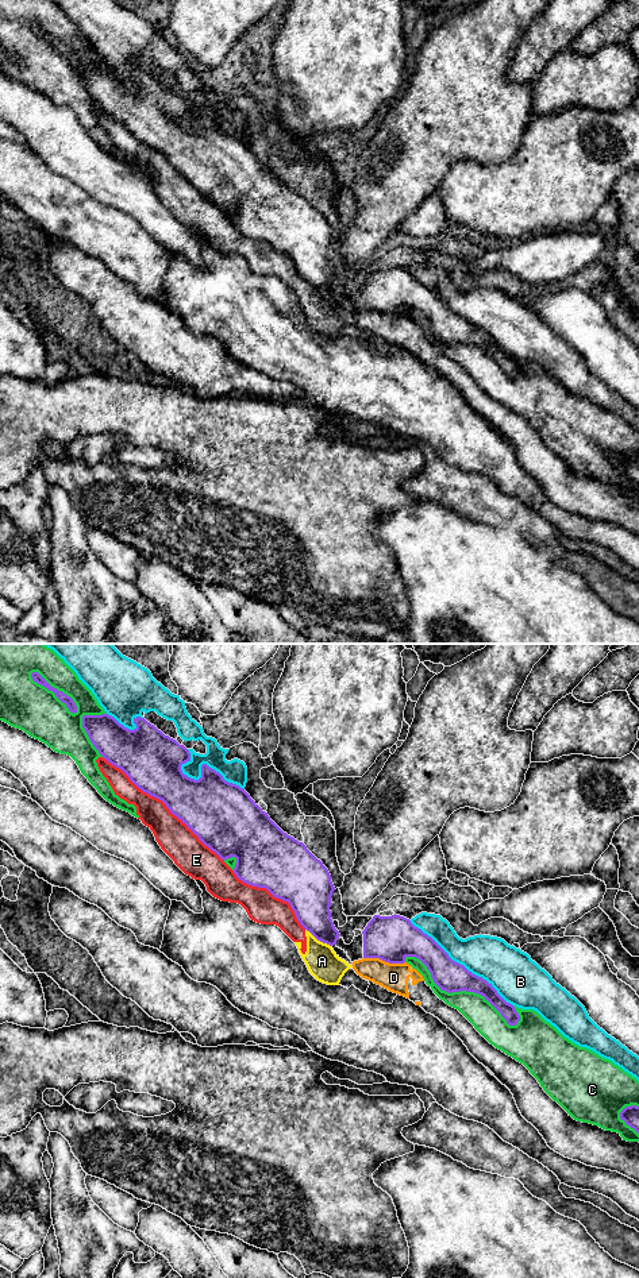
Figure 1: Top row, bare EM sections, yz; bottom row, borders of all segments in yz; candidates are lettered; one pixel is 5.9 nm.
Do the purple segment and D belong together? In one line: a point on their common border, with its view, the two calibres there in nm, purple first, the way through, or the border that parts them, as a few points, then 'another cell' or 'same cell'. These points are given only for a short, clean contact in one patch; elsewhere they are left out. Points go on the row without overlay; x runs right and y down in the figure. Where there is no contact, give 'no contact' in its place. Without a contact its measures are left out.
meets purple in yz at (384, 312); 280 nm thick on the purple side, 160 nm on the other; border along yz (364, 309), (404, 315); another cell

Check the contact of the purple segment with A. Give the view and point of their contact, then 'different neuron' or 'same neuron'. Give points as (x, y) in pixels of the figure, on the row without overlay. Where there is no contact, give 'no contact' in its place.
contact yz (319, 292); different neuron

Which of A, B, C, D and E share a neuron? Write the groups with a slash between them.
A D E / B / C

